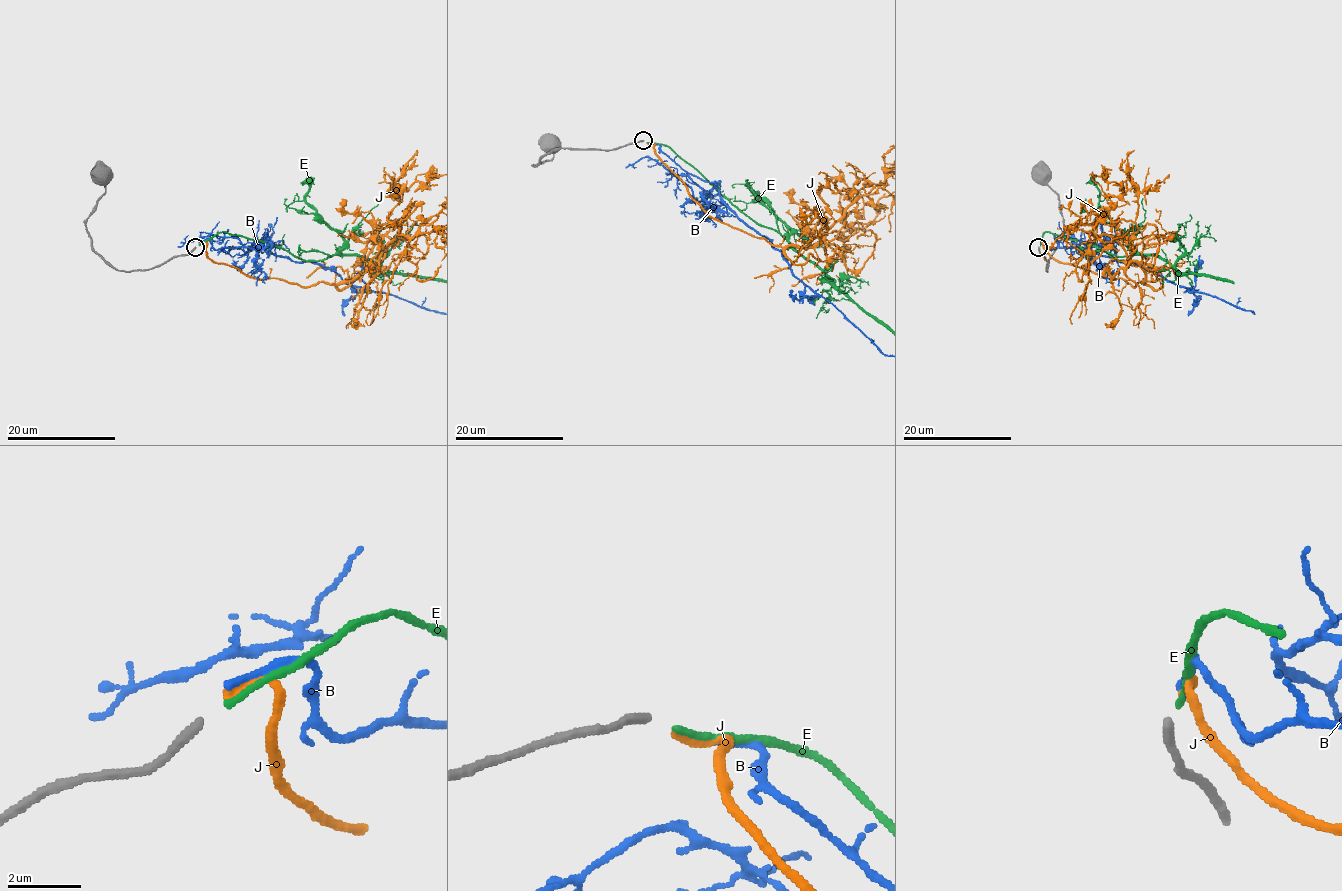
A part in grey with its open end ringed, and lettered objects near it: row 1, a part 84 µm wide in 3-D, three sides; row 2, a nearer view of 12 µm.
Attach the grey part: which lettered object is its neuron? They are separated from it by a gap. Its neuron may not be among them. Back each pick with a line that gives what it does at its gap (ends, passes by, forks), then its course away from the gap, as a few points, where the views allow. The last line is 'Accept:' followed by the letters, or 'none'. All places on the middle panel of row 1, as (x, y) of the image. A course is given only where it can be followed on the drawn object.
Accept: none

